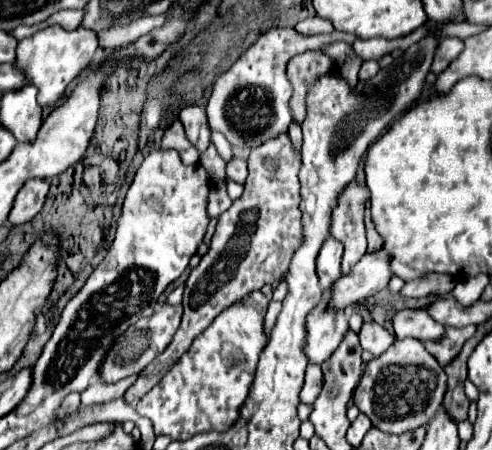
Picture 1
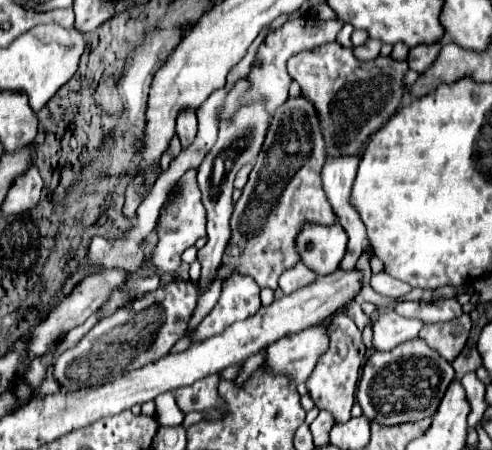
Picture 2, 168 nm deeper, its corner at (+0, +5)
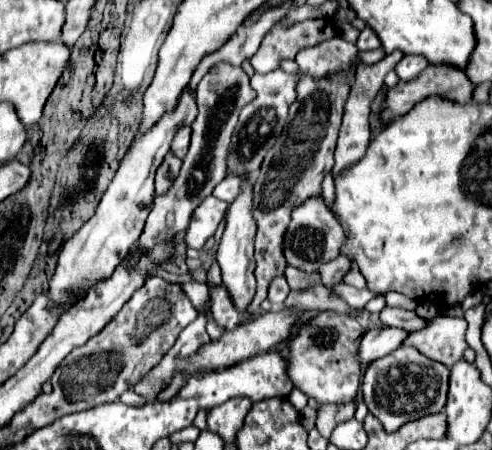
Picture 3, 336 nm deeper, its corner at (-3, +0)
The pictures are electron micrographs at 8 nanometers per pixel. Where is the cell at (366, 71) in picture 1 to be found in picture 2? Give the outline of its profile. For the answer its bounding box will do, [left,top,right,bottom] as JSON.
[354,39,382,61]

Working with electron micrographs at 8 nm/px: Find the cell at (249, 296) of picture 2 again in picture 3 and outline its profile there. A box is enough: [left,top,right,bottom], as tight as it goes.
[217,182,255,314]

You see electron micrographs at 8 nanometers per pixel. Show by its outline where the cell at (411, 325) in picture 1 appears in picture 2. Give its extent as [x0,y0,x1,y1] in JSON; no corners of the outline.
[372,311,424,351]

